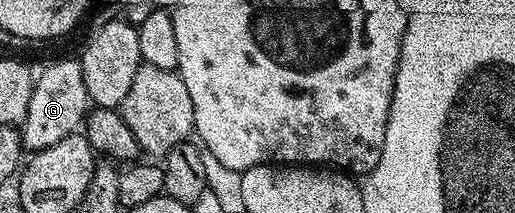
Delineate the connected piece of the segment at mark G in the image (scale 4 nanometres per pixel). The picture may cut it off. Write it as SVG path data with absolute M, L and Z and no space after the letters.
M59 58L43 71L38 71L35 87L29 96L29 112L21 123L22 145L28 151L44 150L57 140L76 133L84 125L93 103L85 86L85 72L82 61L75 58Z

